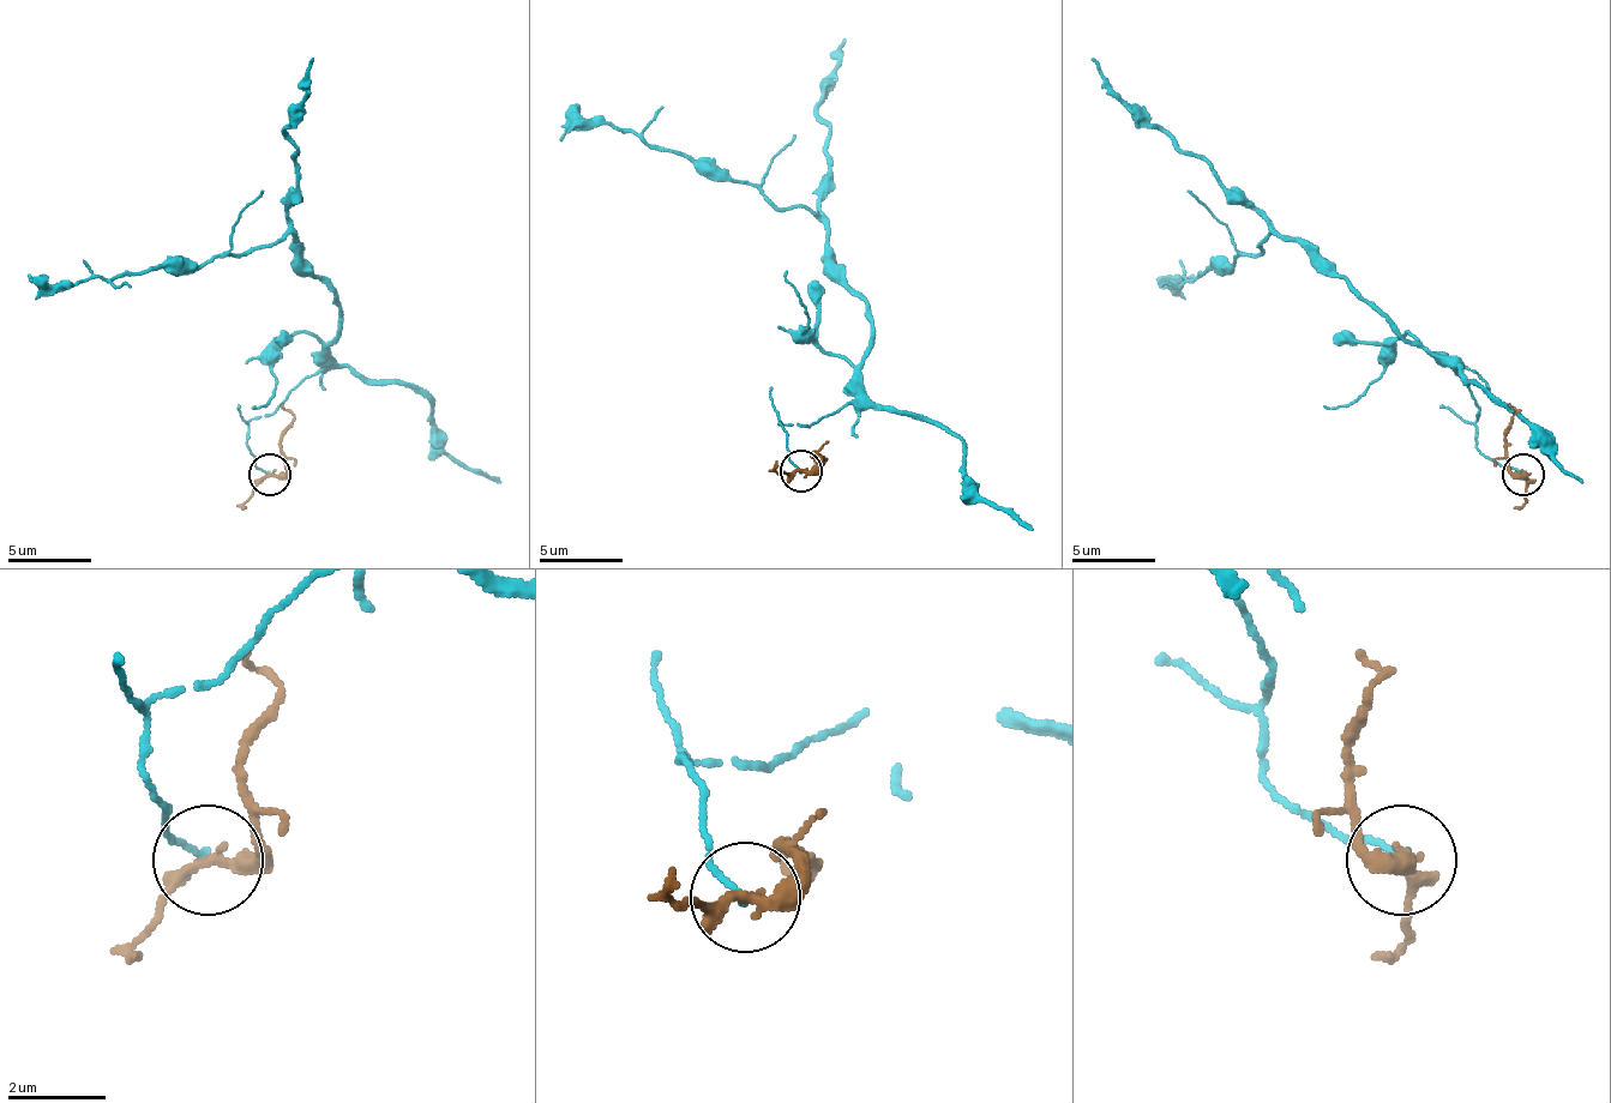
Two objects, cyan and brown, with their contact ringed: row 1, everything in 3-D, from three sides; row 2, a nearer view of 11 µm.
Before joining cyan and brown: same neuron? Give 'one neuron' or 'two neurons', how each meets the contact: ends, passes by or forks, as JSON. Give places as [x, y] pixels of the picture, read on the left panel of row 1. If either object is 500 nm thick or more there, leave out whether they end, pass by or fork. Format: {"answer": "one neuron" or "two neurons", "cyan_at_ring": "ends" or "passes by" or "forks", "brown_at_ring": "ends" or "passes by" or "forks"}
{"answer": "two neurons", "cyan_at_ring": "ends", "brown_at_ring": "passes by"}

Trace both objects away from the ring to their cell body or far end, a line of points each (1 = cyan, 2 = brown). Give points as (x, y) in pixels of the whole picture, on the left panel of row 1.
1: (270, 474), (250, 423), (337, 332), (337, 299), (292, 235), (78, 285), (28, 273)
2: (270, 474), (287, 470), (283, 428), (287, 411), (283, 403)

